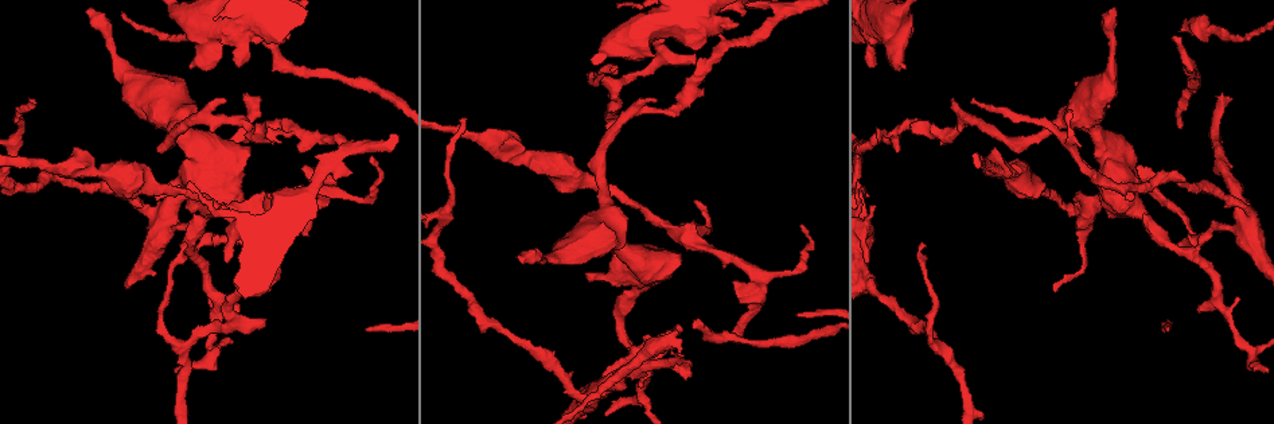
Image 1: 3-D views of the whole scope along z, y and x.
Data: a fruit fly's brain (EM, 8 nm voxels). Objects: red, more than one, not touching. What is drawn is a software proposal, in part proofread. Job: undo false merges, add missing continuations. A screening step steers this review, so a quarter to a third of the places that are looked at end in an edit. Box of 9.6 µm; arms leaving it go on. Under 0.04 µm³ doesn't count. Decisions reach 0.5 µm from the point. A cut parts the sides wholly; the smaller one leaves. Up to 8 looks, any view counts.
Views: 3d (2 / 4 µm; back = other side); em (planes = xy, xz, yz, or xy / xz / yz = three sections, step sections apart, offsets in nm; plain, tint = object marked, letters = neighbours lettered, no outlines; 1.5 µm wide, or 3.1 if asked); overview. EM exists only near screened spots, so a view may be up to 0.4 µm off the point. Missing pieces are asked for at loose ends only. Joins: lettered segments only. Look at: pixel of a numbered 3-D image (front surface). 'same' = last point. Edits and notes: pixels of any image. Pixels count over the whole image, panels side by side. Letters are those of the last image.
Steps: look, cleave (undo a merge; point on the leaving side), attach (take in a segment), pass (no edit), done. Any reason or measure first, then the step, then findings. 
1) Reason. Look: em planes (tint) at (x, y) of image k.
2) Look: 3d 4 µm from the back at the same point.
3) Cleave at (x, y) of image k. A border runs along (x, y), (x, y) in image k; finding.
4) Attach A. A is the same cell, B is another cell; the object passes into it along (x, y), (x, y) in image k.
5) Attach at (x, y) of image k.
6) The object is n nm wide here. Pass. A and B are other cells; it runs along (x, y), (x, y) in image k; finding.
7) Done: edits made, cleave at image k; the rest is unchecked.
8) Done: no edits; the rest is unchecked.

Branch stops here. Look: em planes (tint) at (655, 103) of image 1.

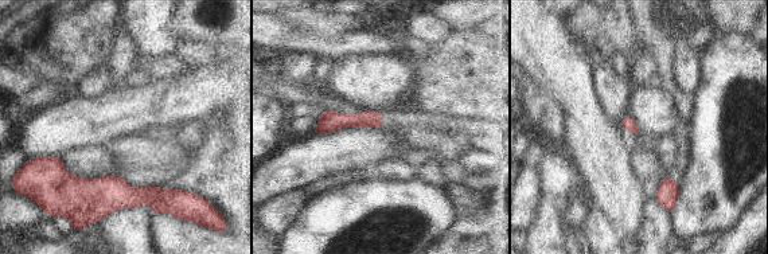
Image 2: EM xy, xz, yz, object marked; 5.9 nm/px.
Look: em planes (letters) at the same point.

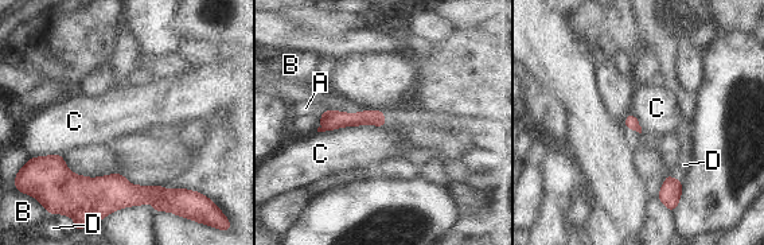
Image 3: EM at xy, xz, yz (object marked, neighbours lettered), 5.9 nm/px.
The longest contact is with C, 420 nm. Pass. A, B, C and D are other cells; a border runs along (386, 123), (316, 131) in image 3; none of them fits.

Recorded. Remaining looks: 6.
Free end. Look: 3d 2 µm at (1173, 35) of image 1.

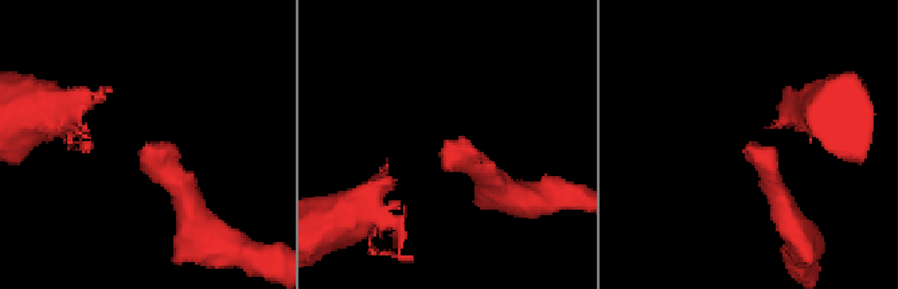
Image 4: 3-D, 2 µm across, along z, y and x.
Look: em xy step 4 (tint) at (462, 138) of image 4.

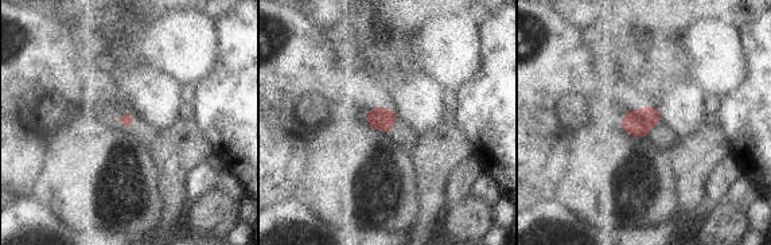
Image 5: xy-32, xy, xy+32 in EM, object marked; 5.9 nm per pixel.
Look: em planes (letters) at the same point.

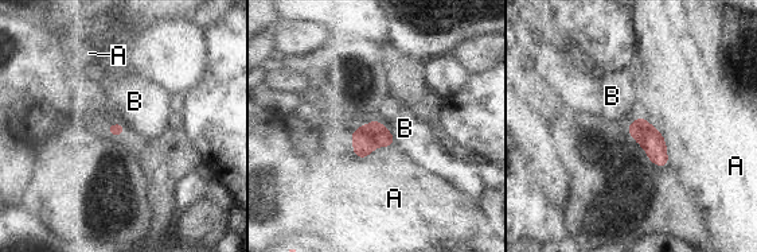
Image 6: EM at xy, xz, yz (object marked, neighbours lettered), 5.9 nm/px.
The longest contact is with A, 300 nm. Pass. A and B are other cells; none of them fits.

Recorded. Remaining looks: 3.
An open end. Look: 3d 2 µm at (304, 233) of image 1.

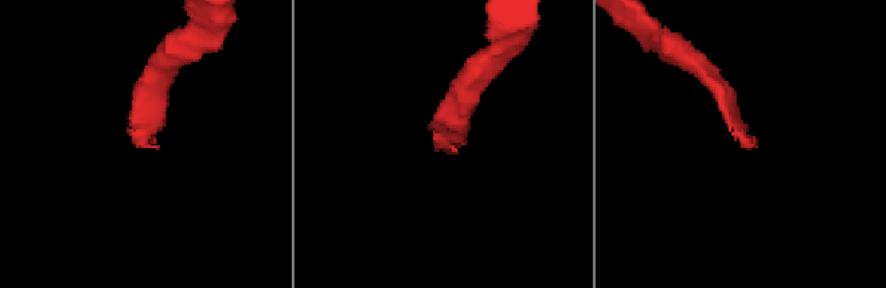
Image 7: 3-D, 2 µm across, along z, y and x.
Look: em xz step 4 (tint) at (757, 146) of image 7.

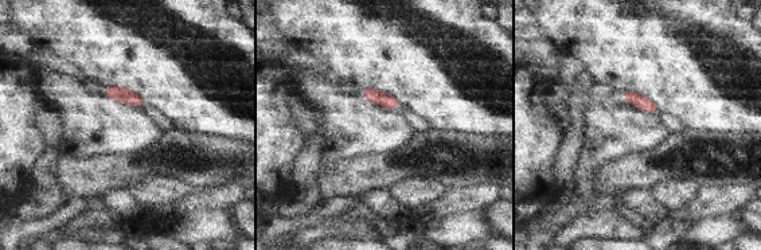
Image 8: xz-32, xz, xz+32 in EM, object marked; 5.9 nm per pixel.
Cut it another way. Look: em planes (letters) at the same point.

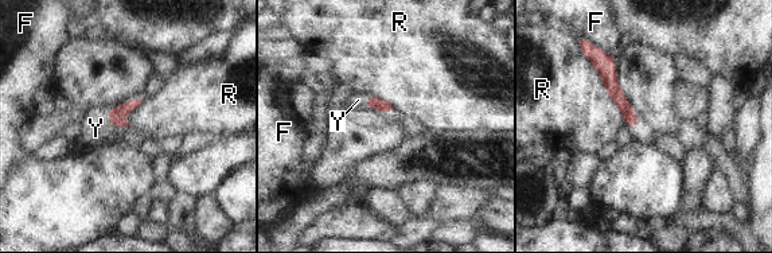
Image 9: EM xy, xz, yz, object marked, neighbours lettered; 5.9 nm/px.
Attach Y. Y is the same cell, F and R are other cells; the object passes into it along (381, 105), (366, 100), (358, 100) in image 9; the neuron continues.

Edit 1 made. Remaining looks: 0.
Done: edits made, attach at image 9; the rest is unchecked.

